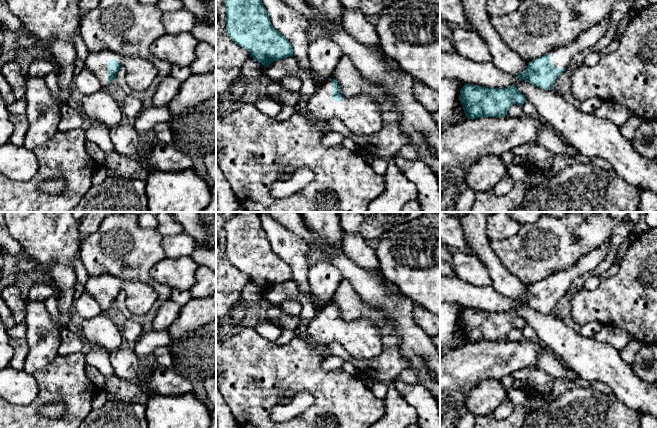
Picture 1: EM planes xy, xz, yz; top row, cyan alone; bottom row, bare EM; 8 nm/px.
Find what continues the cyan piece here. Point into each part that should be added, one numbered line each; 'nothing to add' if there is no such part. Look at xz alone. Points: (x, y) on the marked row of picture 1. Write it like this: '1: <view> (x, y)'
1: xz (361, 114)

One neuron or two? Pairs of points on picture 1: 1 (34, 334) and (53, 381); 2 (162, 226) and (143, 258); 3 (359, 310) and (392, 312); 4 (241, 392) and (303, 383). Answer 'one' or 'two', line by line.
1: two
2: two
3: two
4: one

